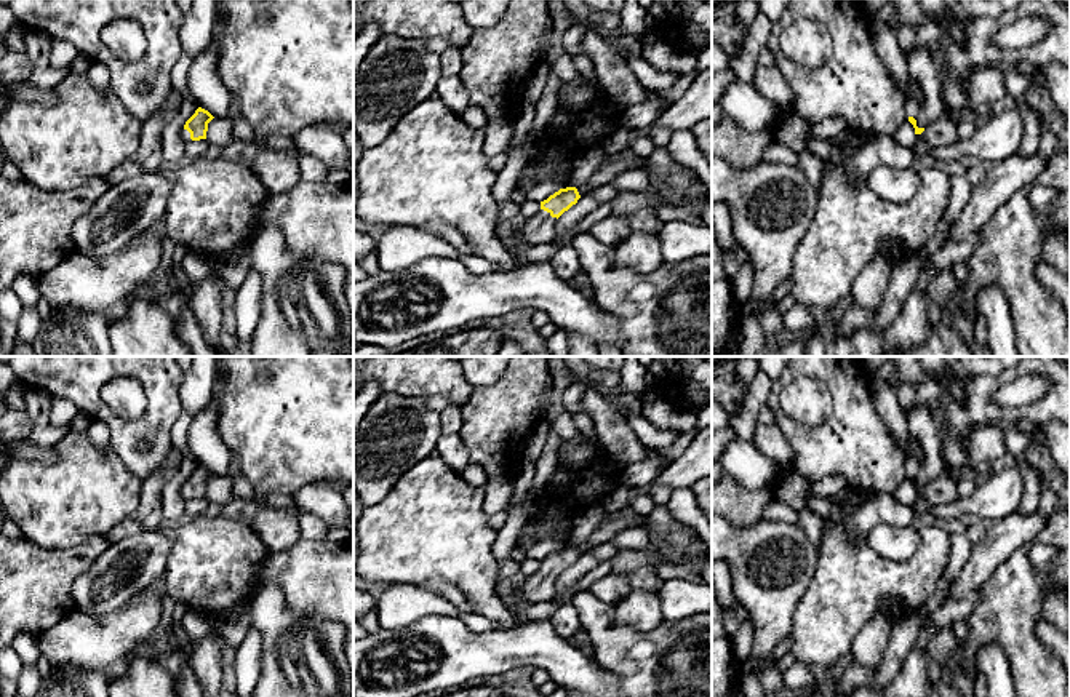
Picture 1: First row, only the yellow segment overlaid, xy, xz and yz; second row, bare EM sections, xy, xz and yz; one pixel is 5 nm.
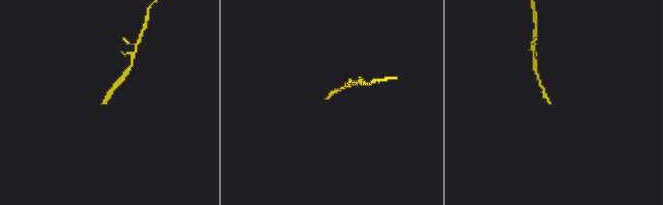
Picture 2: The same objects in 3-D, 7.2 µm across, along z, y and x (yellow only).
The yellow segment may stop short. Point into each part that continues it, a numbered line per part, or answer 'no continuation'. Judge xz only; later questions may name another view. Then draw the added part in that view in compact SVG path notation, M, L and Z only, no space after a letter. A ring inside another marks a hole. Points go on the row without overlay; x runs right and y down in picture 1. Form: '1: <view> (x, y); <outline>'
1: xz (539, 587); M541 568L520 585L520 599L523 606L550 601L555 596L555 580L550 571Z

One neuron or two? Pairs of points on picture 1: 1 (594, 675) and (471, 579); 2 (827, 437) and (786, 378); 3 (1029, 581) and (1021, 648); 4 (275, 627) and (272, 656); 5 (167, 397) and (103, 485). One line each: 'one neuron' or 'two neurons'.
1: two neurons
2: one neuron
3: one neuron
4: one neuron
5: two neurons

